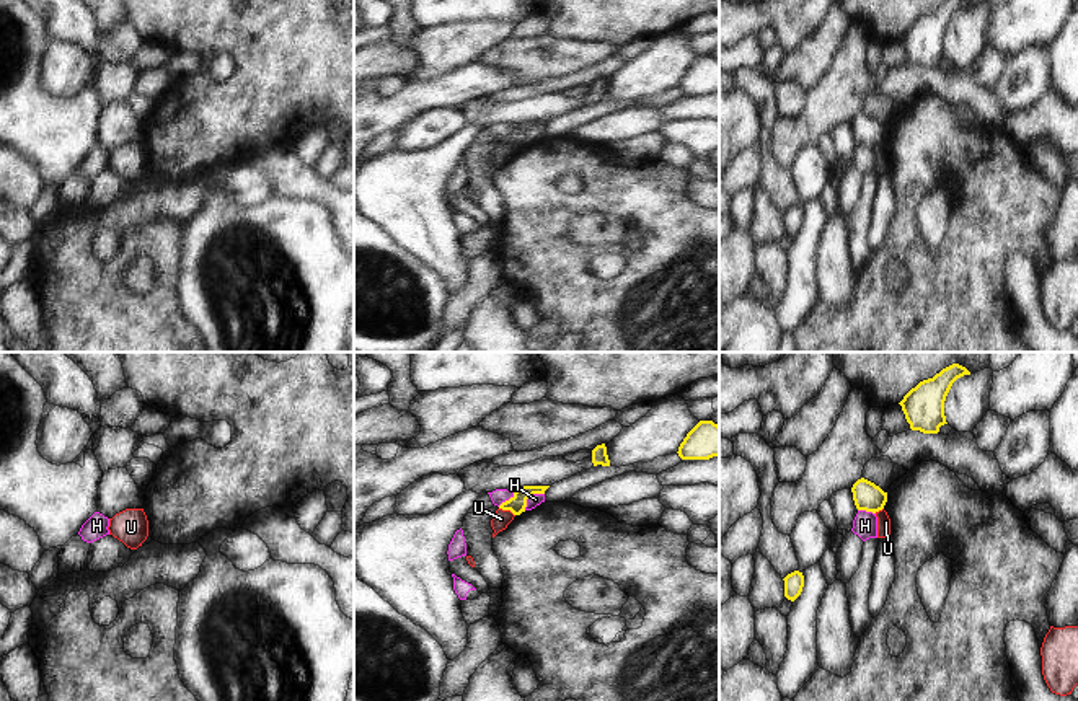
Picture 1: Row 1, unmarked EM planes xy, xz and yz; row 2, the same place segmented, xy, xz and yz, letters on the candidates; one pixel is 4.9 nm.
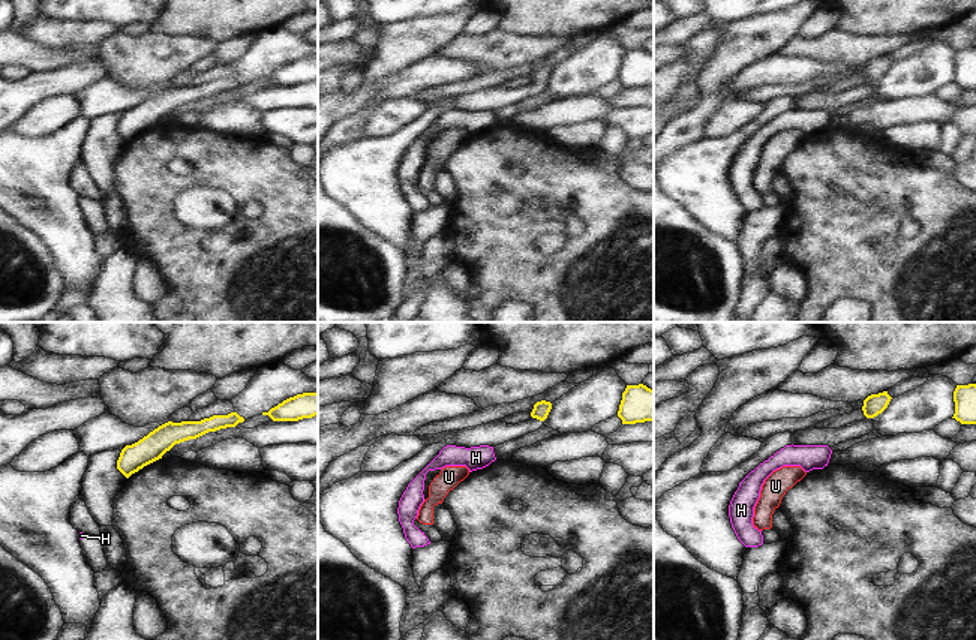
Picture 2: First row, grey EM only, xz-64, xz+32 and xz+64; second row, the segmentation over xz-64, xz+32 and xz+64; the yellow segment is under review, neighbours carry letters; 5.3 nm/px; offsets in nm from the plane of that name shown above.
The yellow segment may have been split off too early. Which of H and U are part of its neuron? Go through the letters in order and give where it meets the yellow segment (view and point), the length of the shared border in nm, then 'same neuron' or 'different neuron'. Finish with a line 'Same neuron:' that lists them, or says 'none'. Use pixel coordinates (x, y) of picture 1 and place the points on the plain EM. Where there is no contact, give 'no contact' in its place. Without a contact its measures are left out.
H: contact xz (530, 129); length 130 nm; different neuron
U: contact xz (508, 144); length 90 nm; different neuron
Same neuron: none

